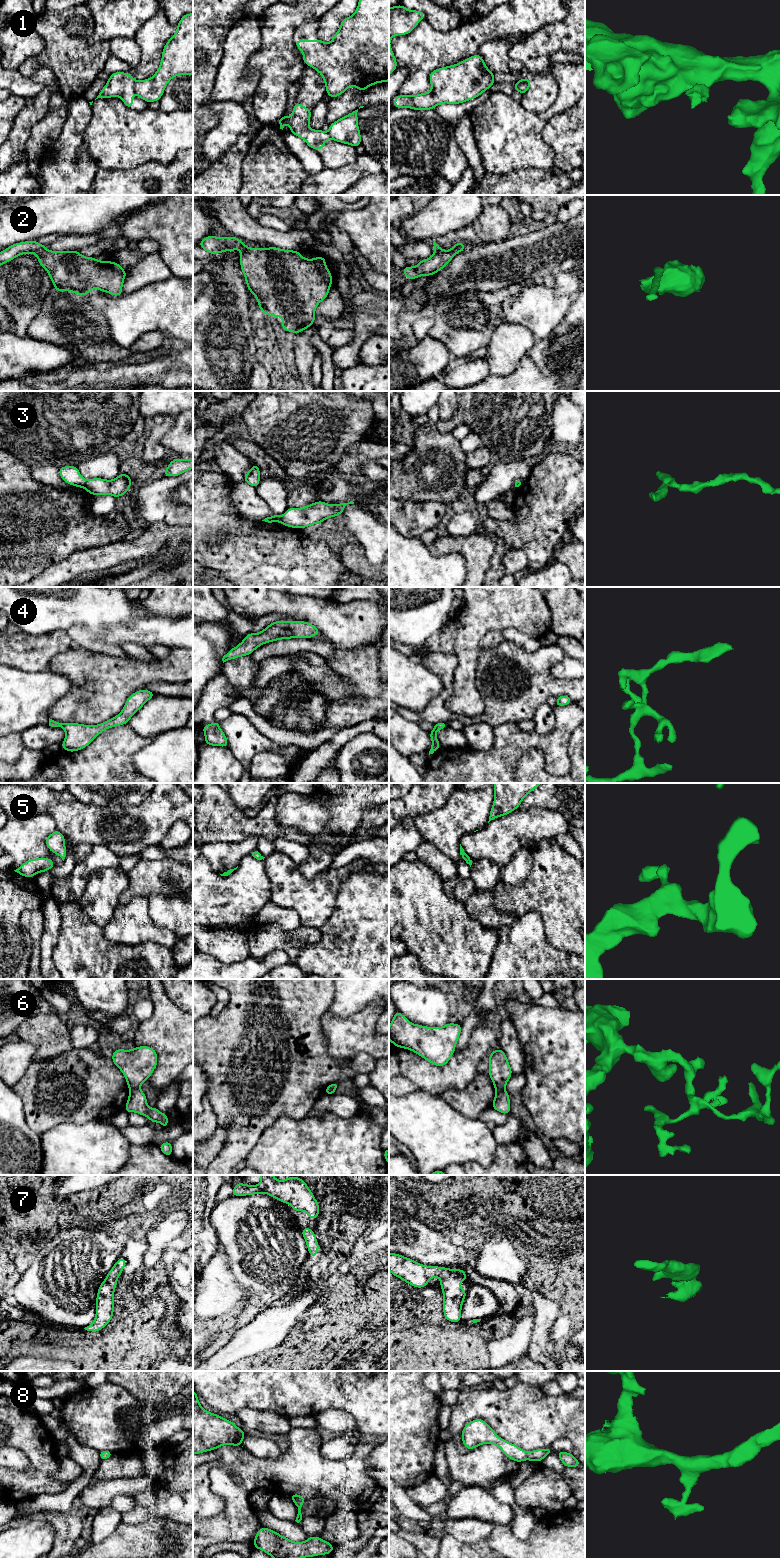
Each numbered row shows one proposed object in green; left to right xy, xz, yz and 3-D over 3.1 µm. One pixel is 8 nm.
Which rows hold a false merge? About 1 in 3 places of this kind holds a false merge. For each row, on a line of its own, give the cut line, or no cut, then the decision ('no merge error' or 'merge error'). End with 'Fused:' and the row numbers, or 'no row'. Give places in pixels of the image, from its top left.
1: xy (136, 80), (133, 90) | merge error
2: xy (46, 249), (37, 255) | merge error
3: no cut | no merge error
4: no cut | no merge error
5: no cut | no merge error
6: xy (139, 1087), (130, 1090) | merge error
7: no cut | no merge error
8: no cut | no merge error
Fused: 1, 2, 6

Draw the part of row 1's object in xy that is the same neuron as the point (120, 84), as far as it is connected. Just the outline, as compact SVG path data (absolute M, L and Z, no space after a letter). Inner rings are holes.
M123 71L114 72L110 75L107 84L103 87L96 99L121 97L124 105L132 109L135 82L136 80L131 74Z

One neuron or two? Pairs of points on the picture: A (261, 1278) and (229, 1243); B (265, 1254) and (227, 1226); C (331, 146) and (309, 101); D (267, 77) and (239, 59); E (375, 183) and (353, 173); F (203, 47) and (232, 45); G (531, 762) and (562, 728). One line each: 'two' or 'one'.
A: one
B: one
C: one
D: two
E: two
F: two
G: two

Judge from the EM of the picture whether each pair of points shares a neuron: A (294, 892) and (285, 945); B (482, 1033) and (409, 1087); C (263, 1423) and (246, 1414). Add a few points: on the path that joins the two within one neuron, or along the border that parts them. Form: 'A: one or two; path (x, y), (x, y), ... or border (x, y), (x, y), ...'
A: two; border (271, 900), (292, 908), (299, 924), (306, 926)
B: two; border (399, 1073), (418, 1087)
C: one; path (259, 1420), (250, 1417)

